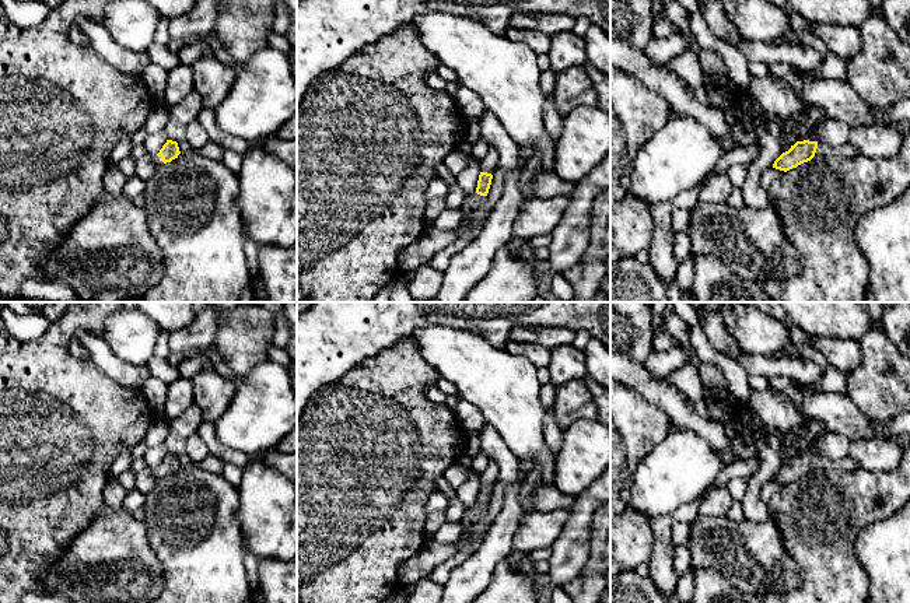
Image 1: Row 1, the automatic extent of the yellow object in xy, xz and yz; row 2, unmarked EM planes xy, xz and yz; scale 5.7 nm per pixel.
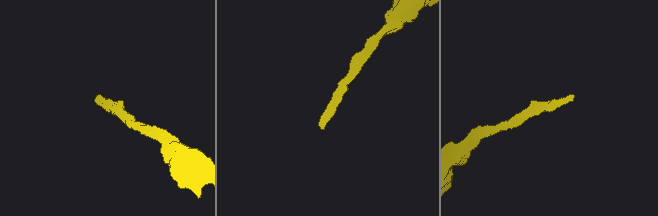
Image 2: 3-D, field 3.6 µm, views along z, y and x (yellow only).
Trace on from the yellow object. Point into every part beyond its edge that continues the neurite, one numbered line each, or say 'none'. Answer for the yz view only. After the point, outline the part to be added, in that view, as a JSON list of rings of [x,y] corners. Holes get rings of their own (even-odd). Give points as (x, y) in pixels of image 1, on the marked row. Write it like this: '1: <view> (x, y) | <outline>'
1: yz (823, 150) | [[[818,141],[818,148],[816,148],[815,157],[827,158],[830,155],[843,155],[846,158],[860,157],[858,151],[854,147],[851,147],[850,144],[836,148],[826,143]]]

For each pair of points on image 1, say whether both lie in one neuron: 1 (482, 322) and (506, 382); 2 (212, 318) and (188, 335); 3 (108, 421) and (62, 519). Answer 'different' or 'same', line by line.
1: different
2: same
3: same

